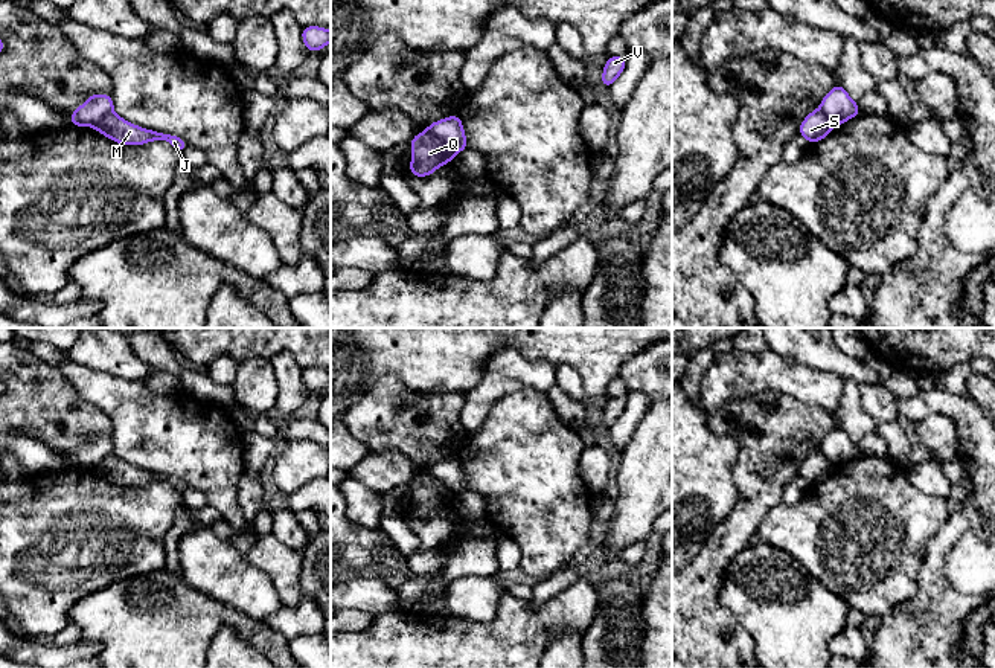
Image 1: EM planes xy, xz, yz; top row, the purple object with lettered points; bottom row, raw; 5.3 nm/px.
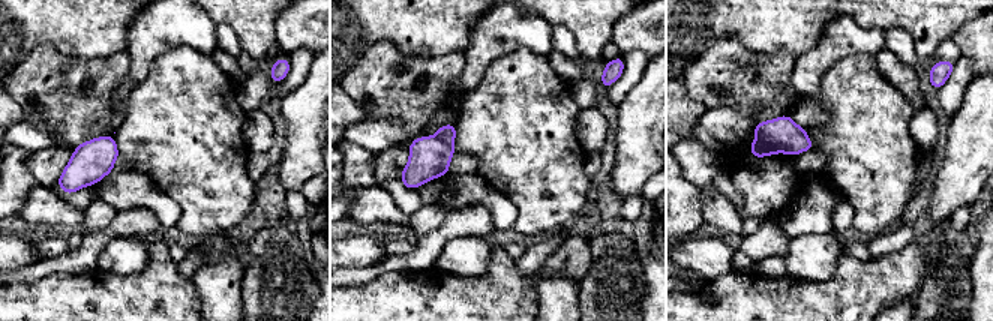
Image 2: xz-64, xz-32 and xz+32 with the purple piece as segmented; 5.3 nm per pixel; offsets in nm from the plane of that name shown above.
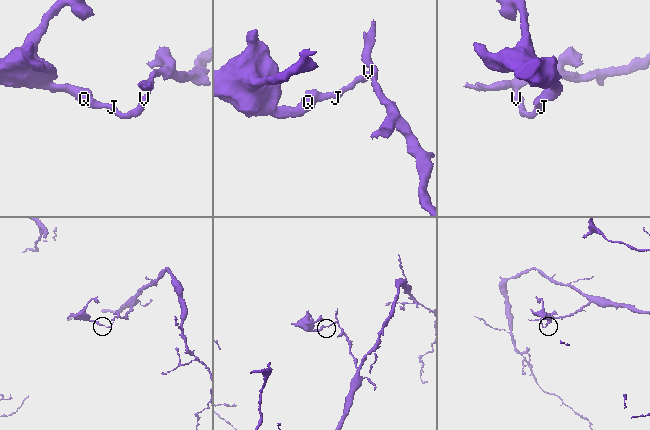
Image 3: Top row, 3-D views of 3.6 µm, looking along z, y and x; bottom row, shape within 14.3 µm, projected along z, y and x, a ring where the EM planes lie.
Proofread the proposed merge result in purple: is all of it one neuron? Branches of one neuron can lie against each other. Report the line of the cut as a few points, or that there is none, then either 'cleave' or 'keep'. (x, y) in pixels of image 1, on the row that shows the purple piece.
xz (427, 130), (456, 151) | cleave

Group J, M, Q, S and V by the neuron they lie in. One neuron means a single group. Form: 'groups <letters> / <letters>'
groups J M S V / Q

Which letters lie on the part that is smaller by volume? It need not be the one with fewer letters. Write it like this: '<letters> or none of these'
Q

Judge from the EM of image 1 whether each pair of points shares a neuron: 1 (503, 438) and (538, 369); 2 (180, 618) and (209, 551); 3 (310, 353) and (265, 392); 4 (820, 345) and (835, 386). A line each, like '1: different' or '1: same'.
1: different
2: different
3: different
4: different

